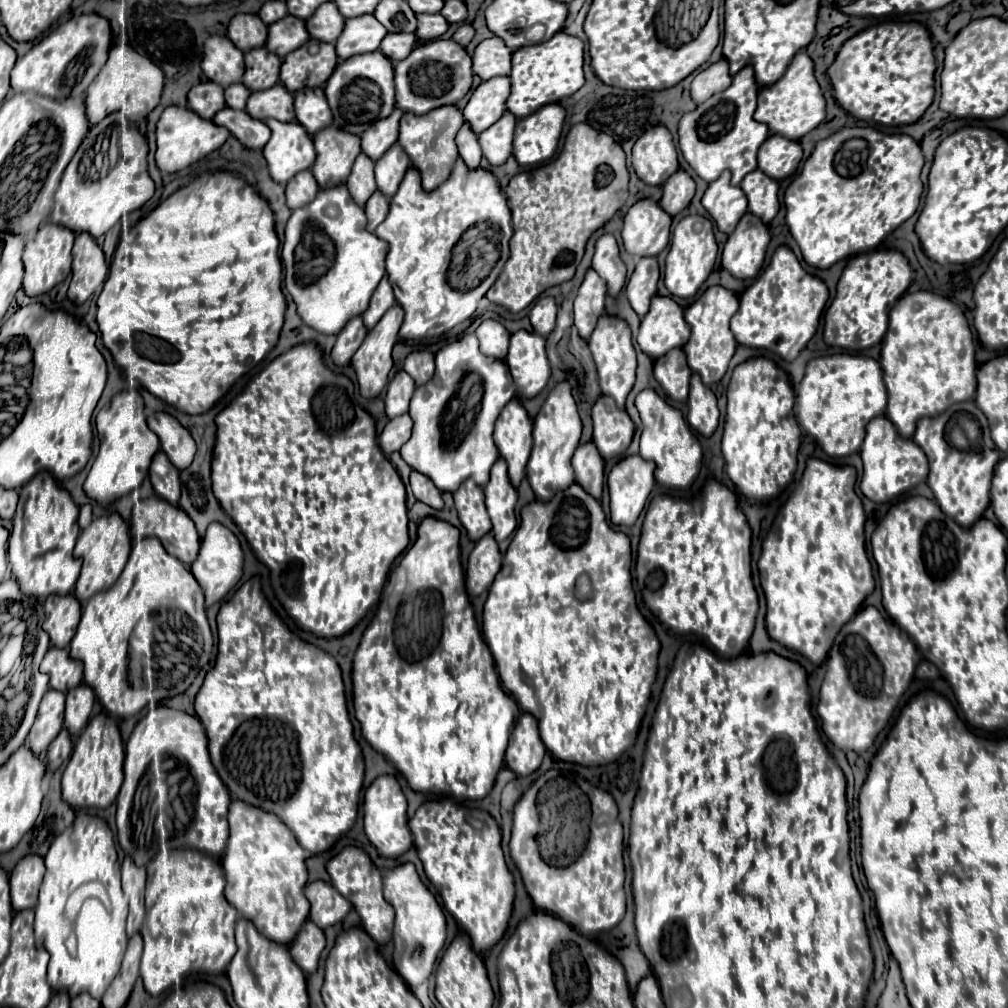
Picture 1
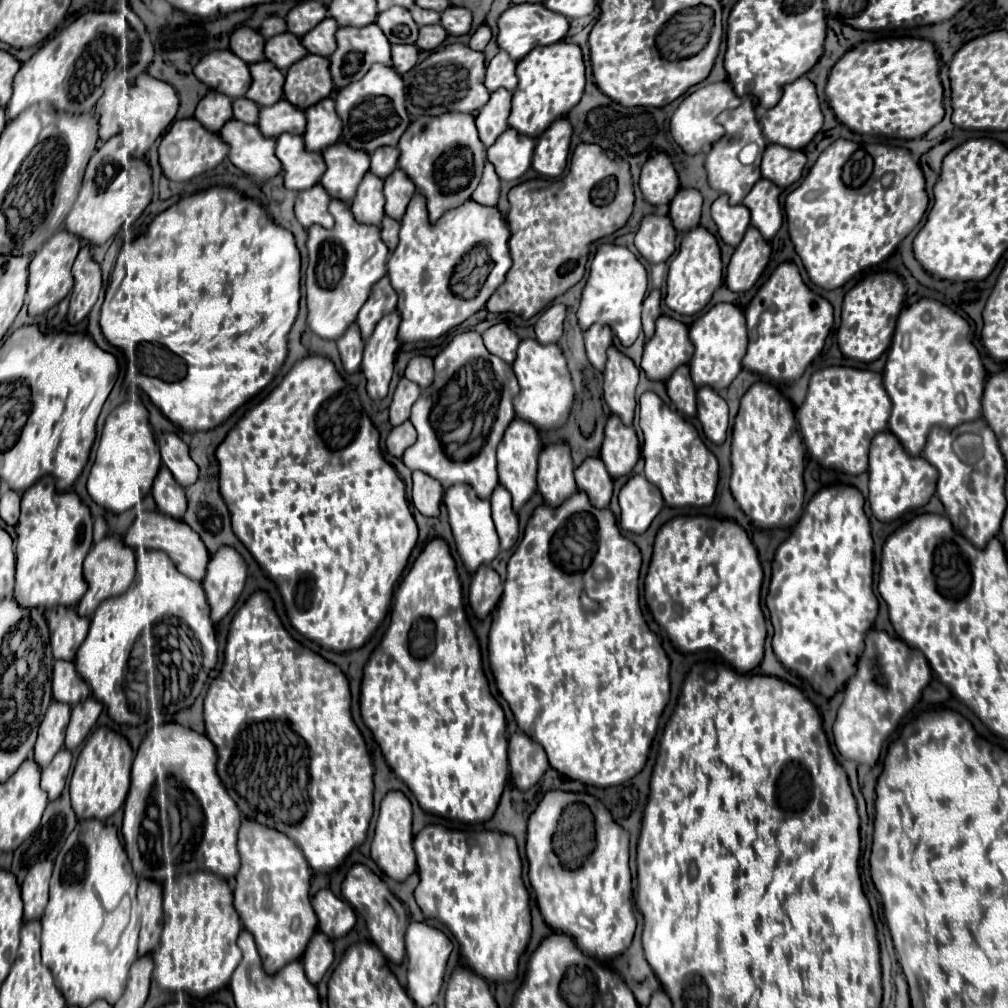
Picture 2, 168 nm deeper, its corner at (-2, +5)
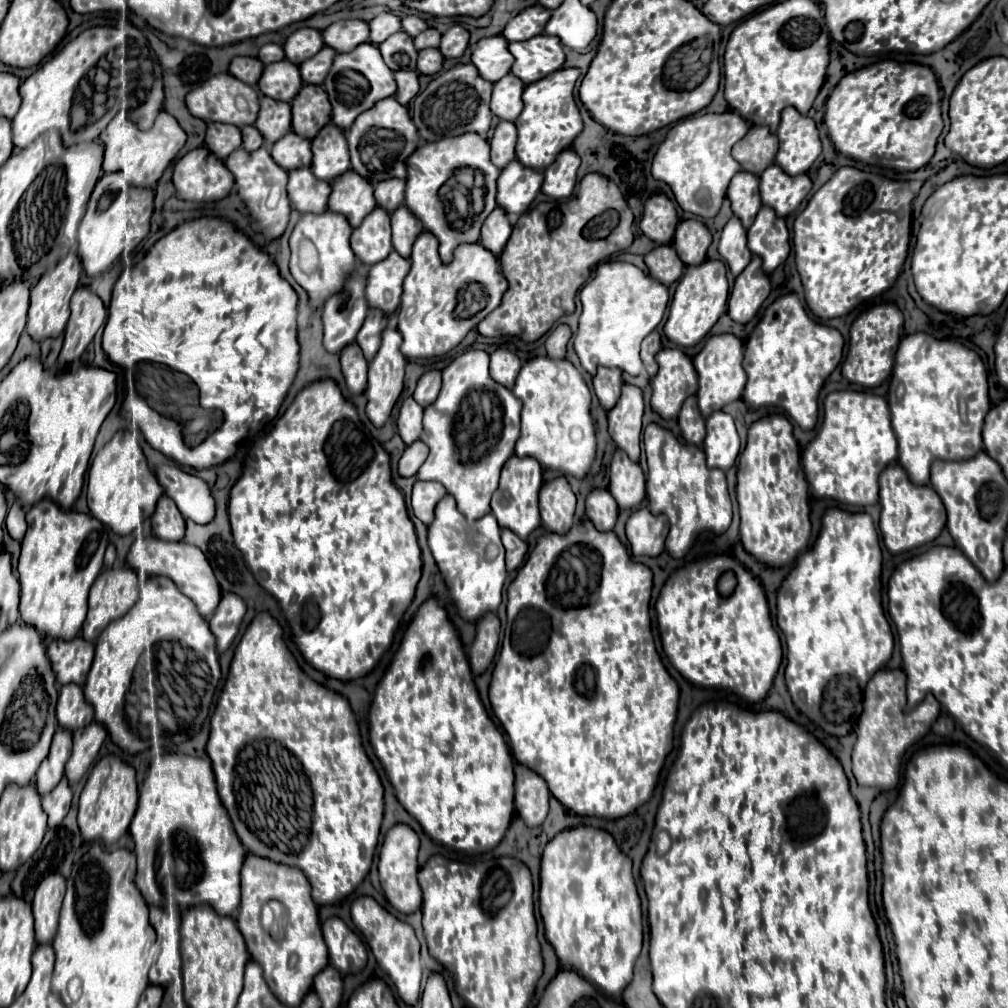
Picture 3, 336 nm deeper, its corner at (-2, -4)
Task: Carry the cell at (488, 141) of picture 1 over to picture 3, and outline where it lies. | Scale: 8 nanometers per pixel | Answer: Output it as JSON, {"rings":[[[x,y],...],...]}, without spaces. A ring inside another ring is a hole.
{"rings":[[[510,161],[500,169],[498,175],[498,203],[504,205],[506,213],[522,215],[530,209],[536,193],[540,191],[544,173],[520,165],[520,161]]]}

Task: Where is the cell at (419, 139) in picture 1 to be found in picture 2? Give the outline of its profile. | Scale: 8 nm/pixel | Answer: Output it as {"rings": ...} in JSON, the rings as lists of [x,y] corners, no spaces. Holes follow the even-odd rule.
{"rings":[[[460,112],[442,114],[438,118],[420,116],[408,126],[398,148],[398,166],[416,184],[416,190],[428,200],[430,220],[440,220],[448,208],[456,208],[464,204],[464,200],[470,200],[486,162],[486,146],[478,138],[474,116]]]}

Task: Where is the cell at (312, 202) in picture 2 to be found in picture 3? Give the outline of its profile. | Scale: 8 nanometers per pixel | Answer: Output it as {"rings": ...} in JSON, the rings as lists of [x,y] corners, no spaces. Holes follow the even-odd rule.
{"rings":[[[304,213],[290,237],[290,273],[308,291],[312,305],[322,305],[330,293],[338,293],[344,277],[354,271],[356,255],[350,247],[352,227],[340,213]]]}

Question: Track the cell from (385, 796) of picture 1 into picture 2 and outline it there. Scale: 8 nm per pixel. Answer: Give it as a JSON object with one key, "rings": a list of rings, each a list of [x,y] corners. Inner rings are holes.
{"rings":[[[388,792],[380,804],[380,816],[372,840],[372,860],[386,876],[394,878],[396,882],[406,882],[416,872],[416,856],[412,842],[412,806],[402,792]]]}

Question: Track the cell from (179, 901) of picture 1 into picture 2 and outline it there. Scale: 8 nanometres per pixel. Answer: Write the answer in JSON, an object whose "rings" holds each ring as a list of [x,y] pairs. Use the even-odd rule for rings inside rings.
{"rings":[[[194,872],[186,876],[178,876],[172,884],[164,884],[164,932],[162,944],[154,952],[154,978],[162,988],[180,988],[190,996],[202,1000],[212,992],[218,992],[228,986],[232,972],[240,962],[240,948],[236,944],[242,922],[232,904],[230,884],[210,872]]]}

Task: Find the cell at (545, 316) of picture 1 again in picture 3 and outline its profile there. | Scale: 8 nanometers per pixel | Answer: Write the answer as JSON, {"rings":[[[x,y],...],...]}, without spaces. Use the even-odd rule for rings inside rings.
{"rings":[[[566,323],[556,325],[556,327],[548,333],[544,347],[546,347],[546,353],[548,353],[550,359],[564,359],[564,355],[566,355],[566,345],[568,345],[570,335],[572,335],[572,333],[570,333],[570,327],[568,327]]]}

